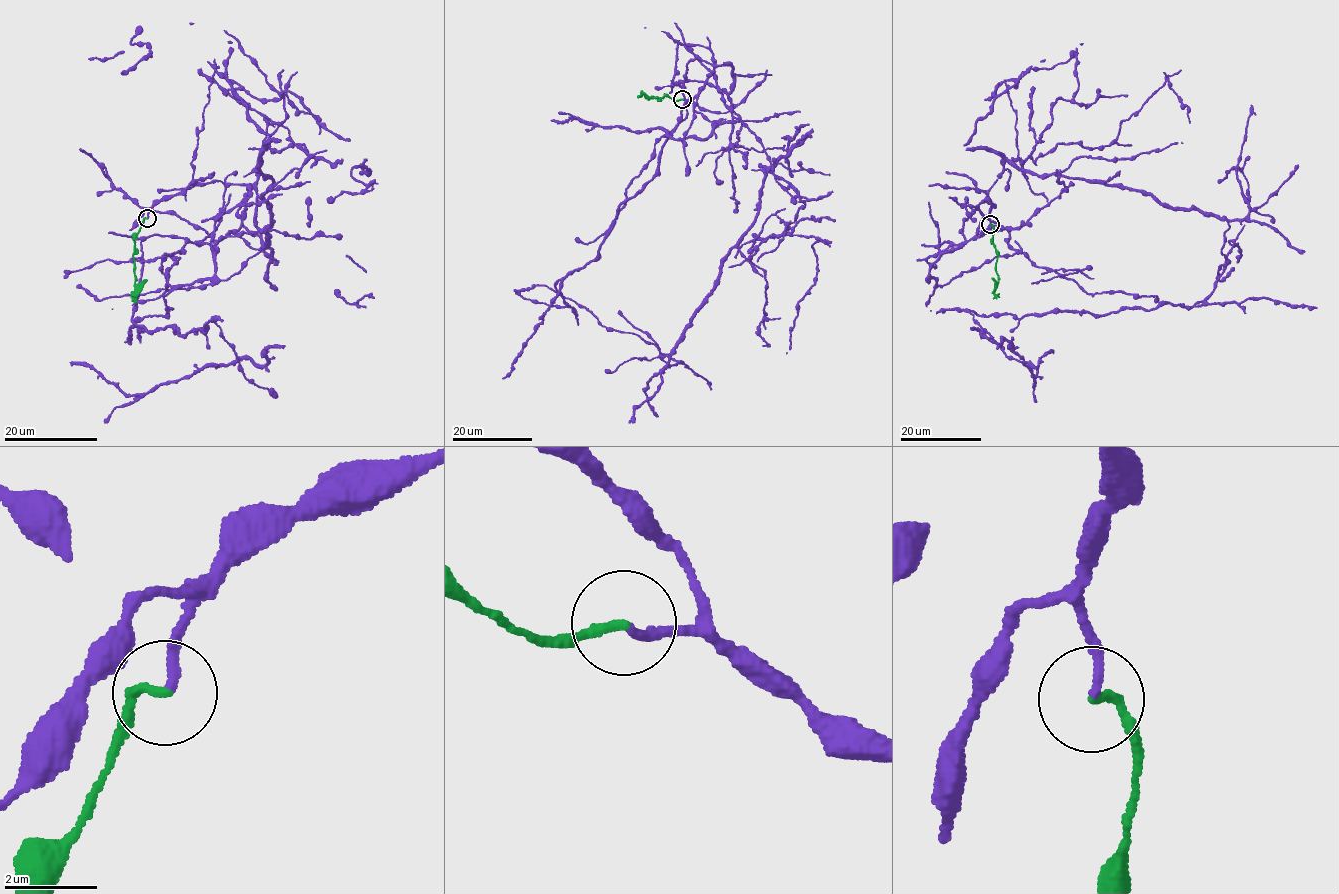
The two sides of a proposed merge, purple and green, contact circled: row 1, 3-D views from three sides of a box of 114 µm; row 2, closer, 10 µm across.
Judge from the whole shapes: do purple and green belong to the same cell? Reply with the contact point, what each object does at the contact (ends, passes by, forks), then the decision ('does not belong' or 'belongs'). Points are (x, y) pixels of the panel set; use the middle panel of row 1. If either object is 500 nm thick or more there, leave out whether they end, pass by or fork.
place (682, 99); purple ends; green ends; does not belong

